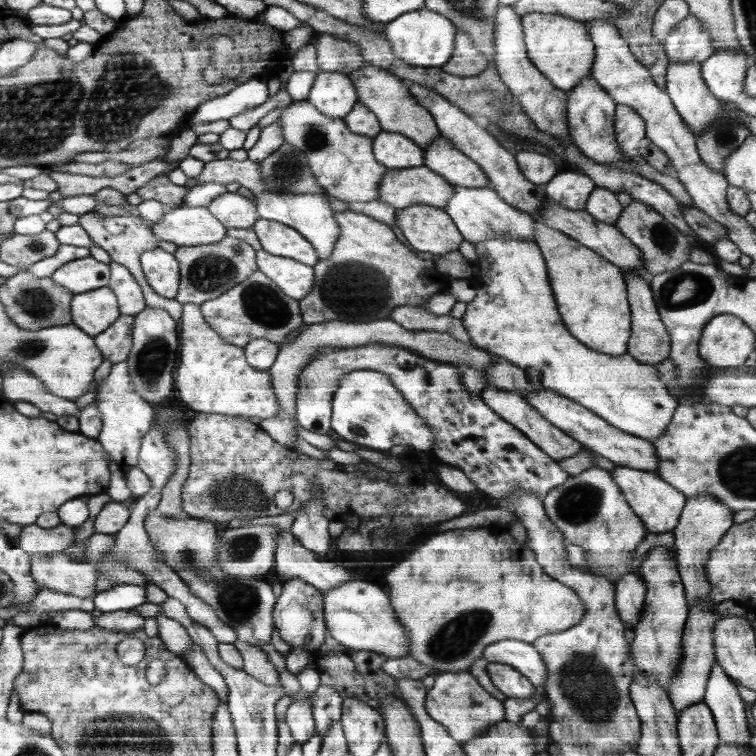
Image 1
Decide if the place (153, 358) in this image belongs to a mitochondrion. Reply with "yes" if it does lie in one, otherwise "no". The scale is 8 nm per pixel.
yes

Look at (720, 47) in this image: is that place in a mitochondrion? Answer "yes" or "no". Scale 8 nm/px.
no

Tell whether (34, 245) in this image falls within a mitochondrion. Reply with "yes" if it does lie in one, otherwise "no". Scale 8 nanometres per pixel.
yes

